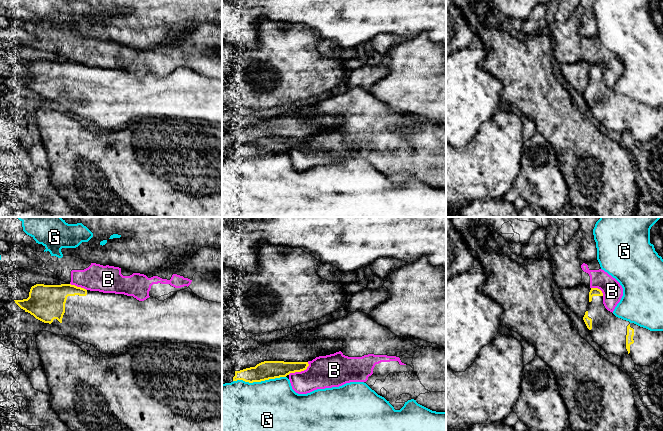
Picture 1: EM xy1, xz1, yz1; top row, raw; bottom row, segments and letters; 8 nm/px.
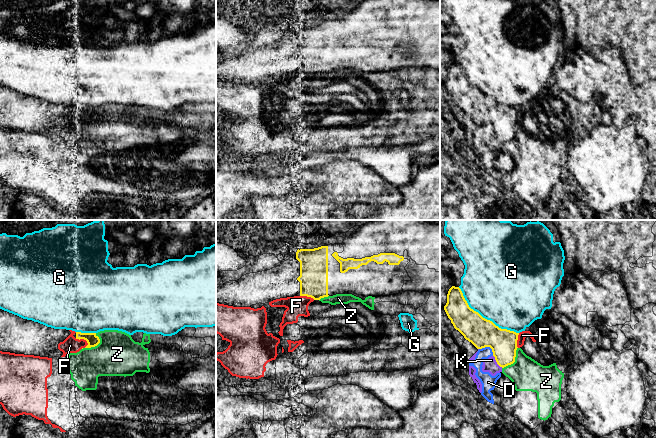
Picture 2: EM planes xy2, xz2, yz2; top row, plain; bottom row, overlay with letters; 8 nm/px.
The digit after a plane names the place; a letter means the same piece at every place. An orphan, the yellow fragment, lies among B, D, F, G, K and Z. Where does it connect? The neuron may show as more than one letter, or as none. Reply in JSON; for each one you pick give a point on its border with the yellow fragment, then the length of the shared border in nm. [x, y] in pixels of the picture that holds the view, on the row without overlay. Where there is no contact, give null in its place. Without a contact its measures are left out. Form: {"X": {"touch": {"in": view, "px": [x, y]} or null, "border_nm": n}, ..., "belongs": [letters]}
{"belongs": []}

